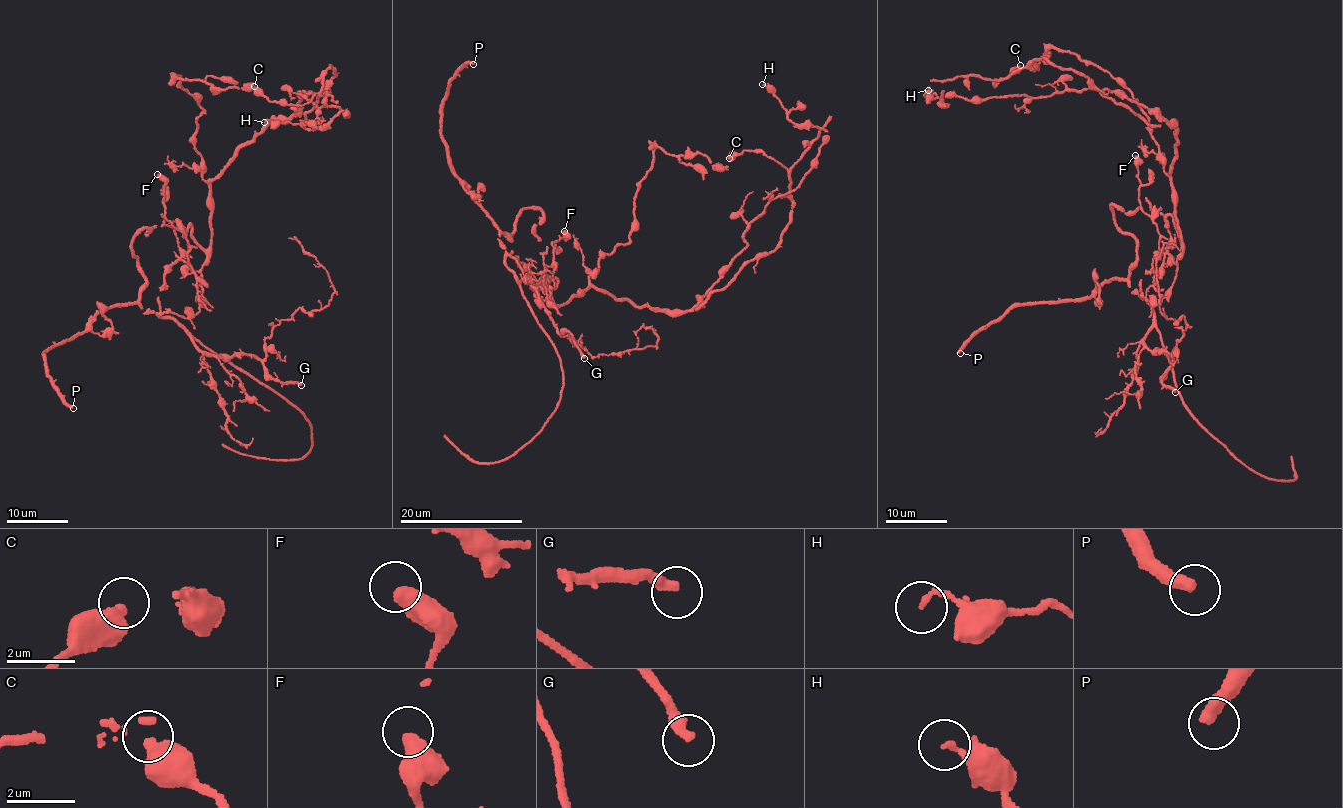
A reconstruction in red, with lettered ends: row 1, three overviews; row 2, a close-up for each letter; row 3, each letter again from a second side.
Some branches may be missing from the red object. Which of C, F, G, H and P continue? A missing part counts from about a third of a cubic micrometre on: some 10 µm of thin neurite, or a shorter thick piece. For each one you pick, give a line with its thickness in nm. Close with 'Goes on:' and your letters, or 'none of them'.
G: 300 nm
P: 360 nm
Goes on: G, P

